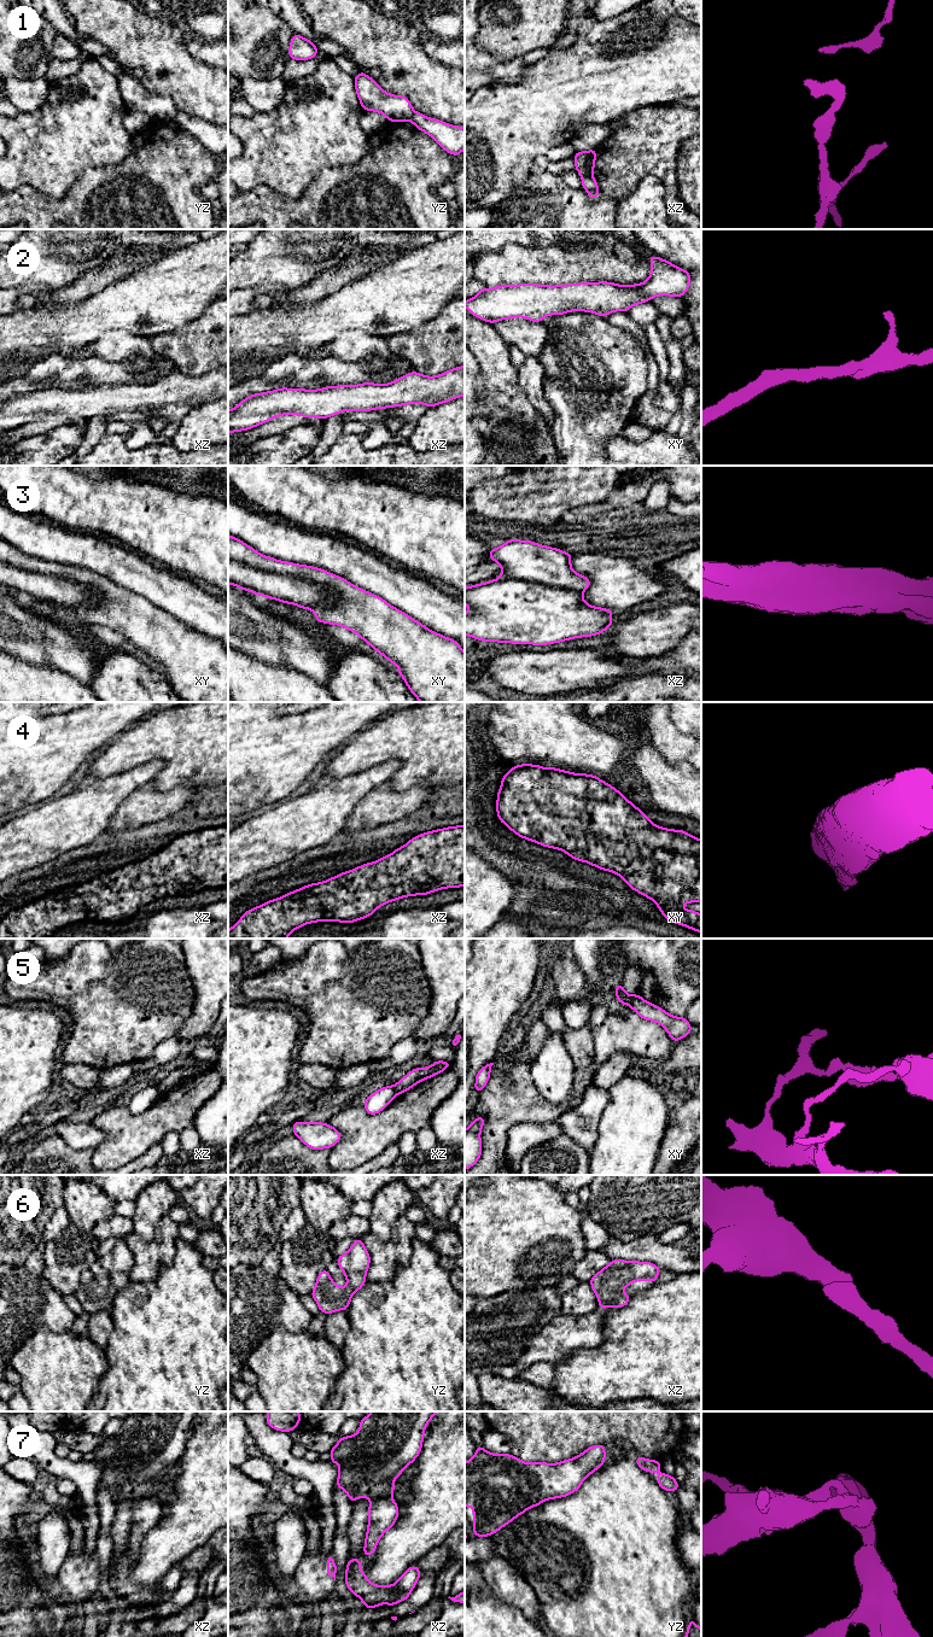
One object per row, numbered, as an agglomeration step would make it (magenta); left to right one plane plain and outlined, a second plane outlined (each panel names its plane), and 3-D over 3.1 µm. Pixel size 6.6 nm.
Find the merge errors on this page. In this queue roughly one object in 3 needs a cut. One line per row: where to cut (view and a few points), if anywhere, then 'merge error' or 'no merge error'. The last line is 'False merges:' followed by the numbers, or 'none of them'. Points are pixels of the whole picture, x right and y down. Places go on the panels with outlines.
1: cut xz (592, 175), (582, 177); merge error
2: cut none; no merge error
3: cut xy (228, 557), (321, 584), (337, 597); merge error
4: cut none; no merge error
5: cut xy (633, 995), (629, 1005); merge error
6: cut none; no merge error
7: cut none; no merge error
False merges: 1, 3, 5

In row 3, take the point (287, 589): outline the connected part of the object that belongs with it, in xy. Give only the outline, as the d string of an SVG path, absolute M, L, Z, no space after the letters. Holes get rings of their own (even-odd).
M228 559L228 584L303 609L316 610L337 597L325 586L295 575L267 572Z

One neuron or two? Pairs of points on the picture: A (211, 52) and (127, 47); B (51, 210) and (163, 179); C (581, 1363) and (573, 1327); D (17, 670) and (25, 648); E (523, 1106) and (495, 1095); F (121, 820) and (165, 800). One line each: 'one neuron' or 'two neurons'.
A: two neurons
B: one neuron
C: two neurons
D: two neurons
E: one neuron
F: one neuron

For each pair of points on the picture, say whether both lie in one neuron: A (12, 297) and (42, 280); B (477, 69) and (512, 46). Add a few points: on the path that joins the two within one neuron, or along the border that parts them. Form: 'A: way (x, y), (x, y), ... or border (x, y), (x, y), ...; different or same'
A: border (12, 288), (33, 293); different
B: border (477, 42), (501, 60), (520, 57); different

